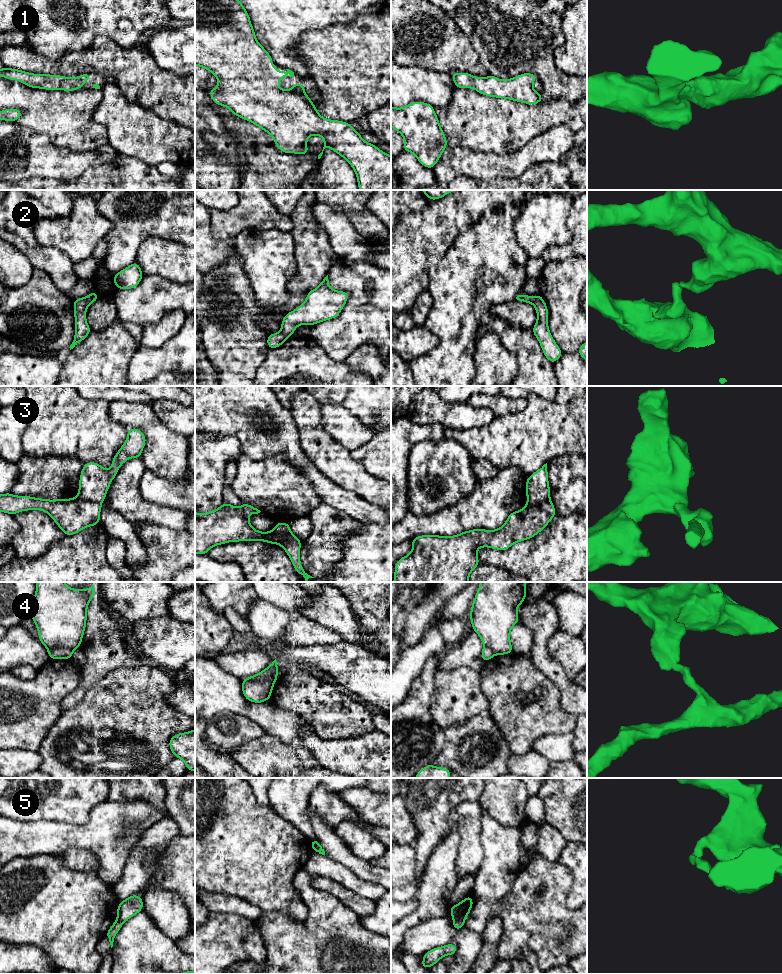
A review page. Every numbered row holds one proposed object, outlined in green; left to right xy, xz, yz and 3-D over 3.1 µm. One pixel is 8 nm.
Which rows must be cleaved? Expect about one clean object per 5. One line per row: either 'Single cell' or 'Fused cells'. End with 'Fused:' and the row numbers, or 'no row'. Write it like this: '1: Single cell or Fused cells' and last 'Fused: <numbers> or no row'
1: Single cell
2: Fused cells
3: Fused cells
4: Fused cells
5: Fused cells
Fused: 2, 3, 4, 5

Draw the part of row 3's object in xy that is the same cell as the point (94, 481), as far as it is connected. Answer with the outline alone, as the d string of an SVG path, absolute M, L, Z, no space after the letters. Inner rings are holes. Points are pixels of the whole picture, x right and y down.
M128 428L127 432L127 439L115 454L109 470L96 462L83 464L77 495L79 500L102 503L106 499L111 480L115 479L120 466L128 459L141 458L146 444L145 434L136 428Z

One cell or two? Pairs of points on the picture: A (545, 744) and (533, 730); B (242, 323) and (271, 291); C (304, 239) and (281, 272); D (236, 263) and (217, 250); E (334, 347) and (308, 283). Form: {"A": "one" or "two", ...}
{"A": "two", "B": "two", "C": "two", "D": "two", "E": "two"}

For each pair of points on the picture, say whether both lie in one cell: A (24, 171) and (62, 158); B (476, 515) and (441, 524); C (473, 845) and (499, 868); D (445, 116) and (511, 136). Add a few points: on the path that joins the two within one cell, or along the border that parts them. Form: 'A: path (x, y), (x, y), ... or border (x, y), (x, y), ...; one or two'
A: path (33, 162), (53, 161); one
B: path (467, 515), (459, 522), (450, 522); one
C: border (481, 831), (482, 864), (475, 874); two
D: path (461, 120), (473, 120), (483, 124), (495, 125); one

